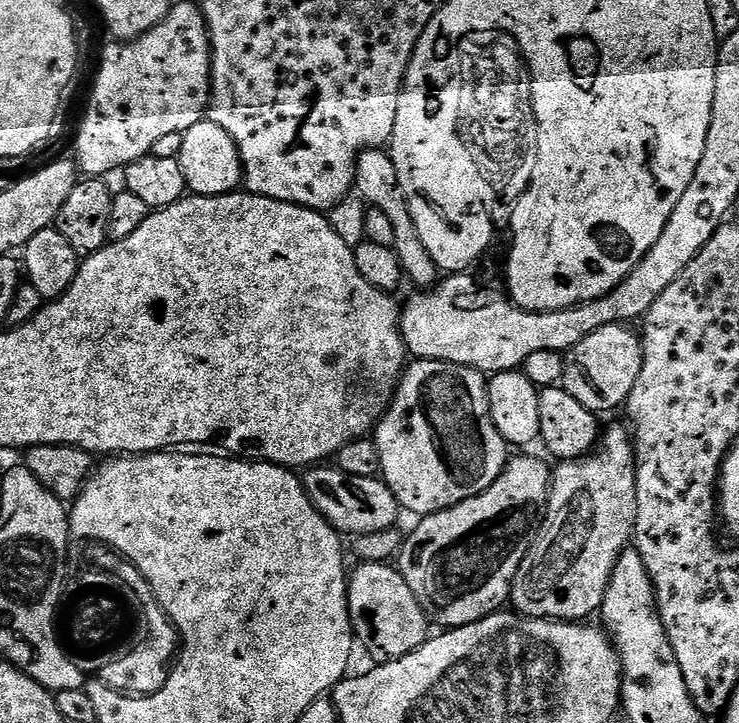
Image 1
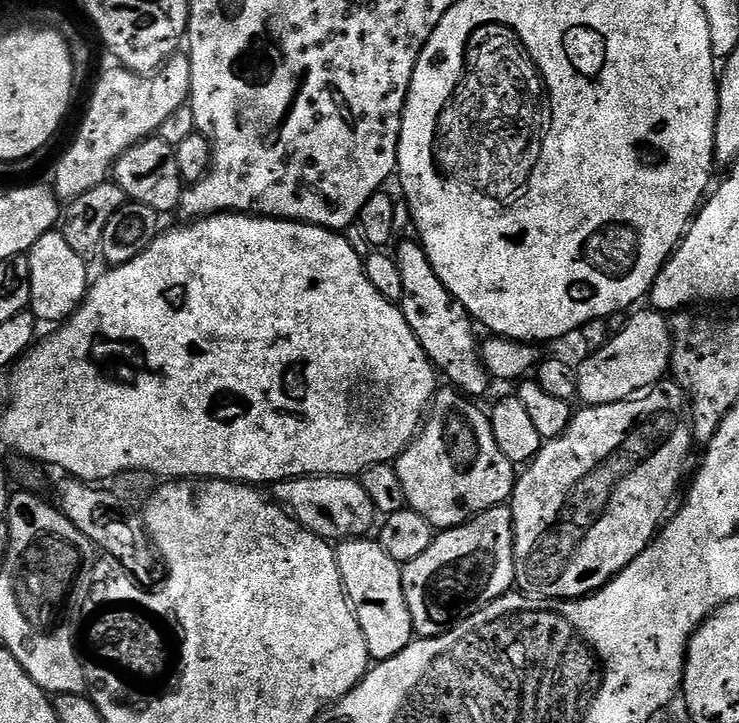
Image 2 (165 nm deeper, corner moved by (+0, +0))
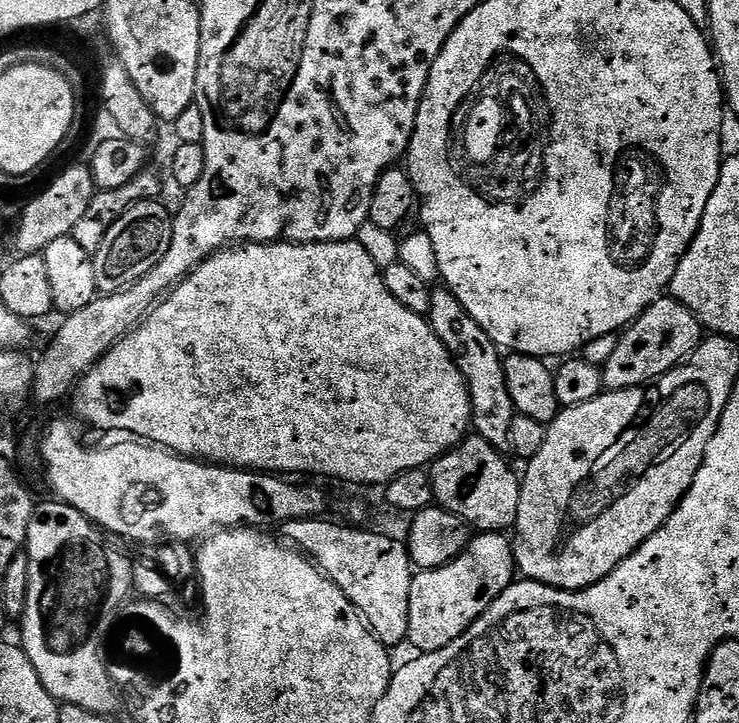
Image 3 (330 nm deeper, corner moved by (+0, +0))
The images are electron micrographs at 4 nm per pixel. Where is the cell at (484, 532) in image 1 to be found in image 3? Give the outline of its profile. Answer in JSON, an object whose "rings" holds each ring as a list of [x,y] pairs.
{"rings":[[[480,532],[469,539],[468,545],[450,563],[441,568],[420,570],[413,575],[407,643],[413,644],[417,653],[433,652],[454,642],[454,638],[461,636],[514,583],[518,572],[516,554],[513,541],[506,537],[504,532]]]}

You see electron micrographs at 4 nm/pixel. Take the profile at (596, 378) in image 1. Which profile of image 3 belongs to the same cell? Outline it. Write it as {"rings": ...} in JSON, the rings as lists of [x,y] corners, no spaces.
{"rings":[[[661,298],[623,329],[620,338],[613,346],[608,361],[602,364],[604,386],[608,390],[638,388],[657,376],[665,376],[674,365],[682,362],[698,347],[702,339],[702,325],[700,319],[681,300]]]}

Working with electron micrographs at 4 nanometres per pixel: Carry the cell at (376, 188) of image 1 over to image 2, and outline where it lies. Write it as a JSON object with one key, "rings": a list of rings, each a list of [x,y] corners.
{"rings":[[[415,239],[404,240],[394,248],[396,265],[402,273],[402,298],[398,307],[406,322],[418,338],[418,342],[433,364],[441,373],[448,375],[447,383],[461,391],[469,398],[481,398],[488,392],[490,373],[482,363],[482,344],[476,341],[477,329],[466,306],[455,303],[442,278],[434,274],[434,266],[430,266],[430,258],[424,245]]]}

